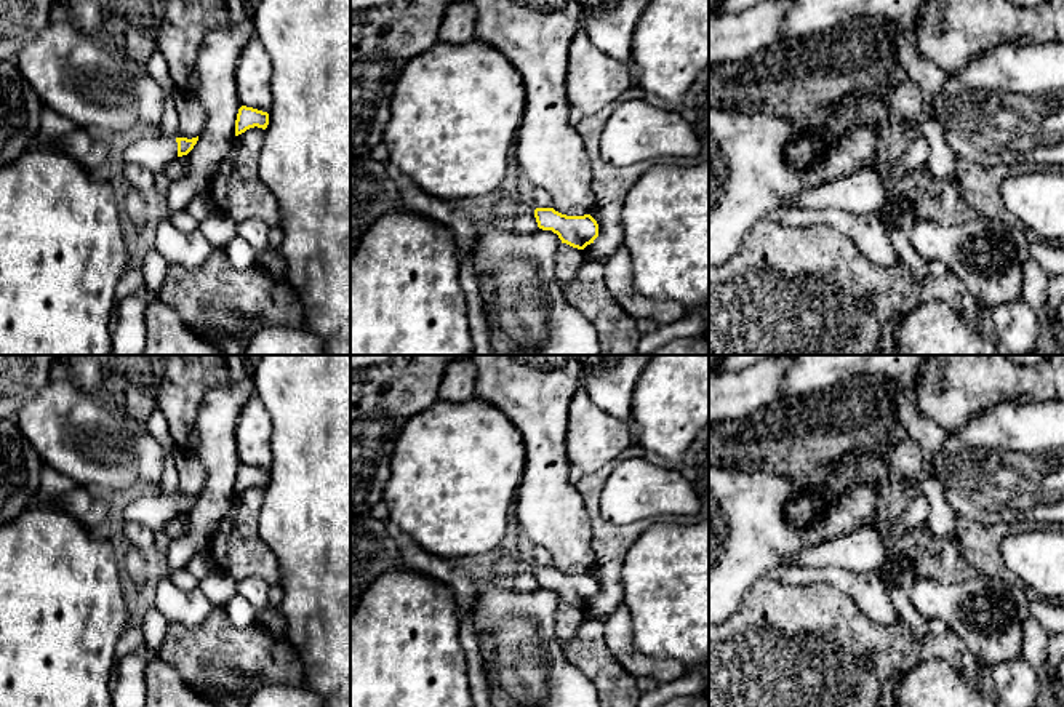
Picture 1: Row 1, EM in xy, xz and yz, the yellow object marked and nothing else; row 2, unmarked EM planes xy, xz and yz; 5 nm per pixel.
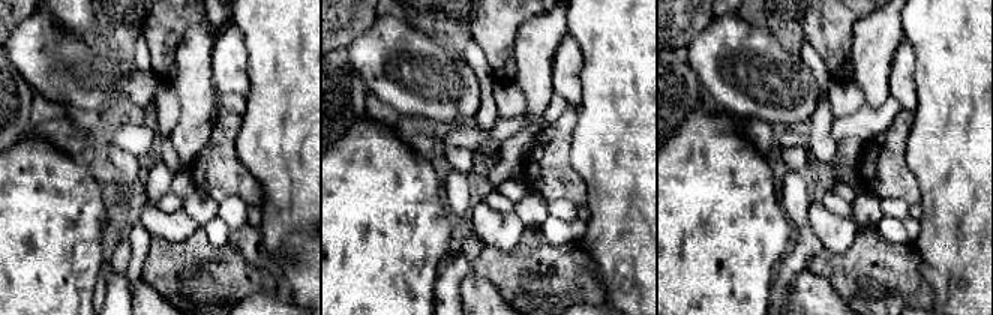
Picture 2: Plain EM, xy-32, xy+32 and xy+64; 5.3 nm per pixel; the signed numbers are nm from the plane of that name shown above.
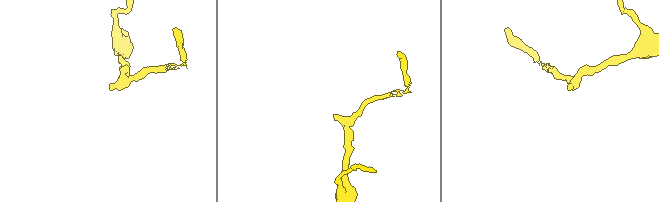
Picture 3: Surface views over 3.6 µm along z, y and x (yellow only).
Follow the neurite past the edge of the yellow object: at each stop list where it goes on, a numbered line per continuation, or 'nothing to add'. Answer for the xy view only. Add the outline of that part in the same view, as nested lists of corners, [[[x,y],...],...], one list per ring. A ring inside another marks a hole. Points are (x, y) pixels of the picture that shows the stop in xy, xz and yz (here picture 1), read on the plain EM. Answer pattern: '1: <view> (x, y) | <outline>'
1: xy (157, 512) | [[[141,496],[123,510],[125,521],[146,525],[154,533],[168,528],[178,518],[178,501],[171,496]]]

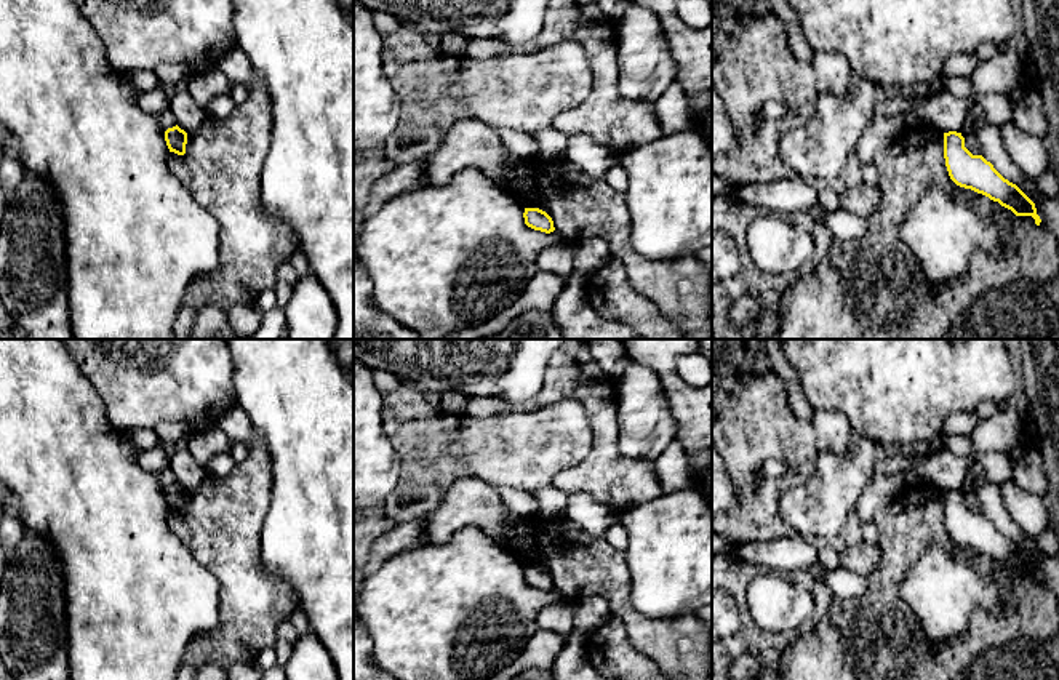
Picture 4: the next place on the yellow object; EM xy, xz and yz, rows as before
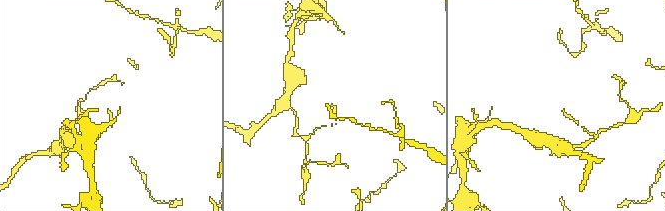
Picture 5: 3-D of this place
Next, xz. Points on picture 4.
nothing to add

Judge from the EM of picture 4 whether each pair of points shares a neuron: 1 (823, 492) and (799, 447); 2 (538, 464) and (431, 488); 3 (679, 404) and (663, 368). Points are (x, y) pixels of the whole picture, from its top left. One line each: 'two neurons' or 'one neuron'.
1: two neurons
2: one neuron
3: one neuron

